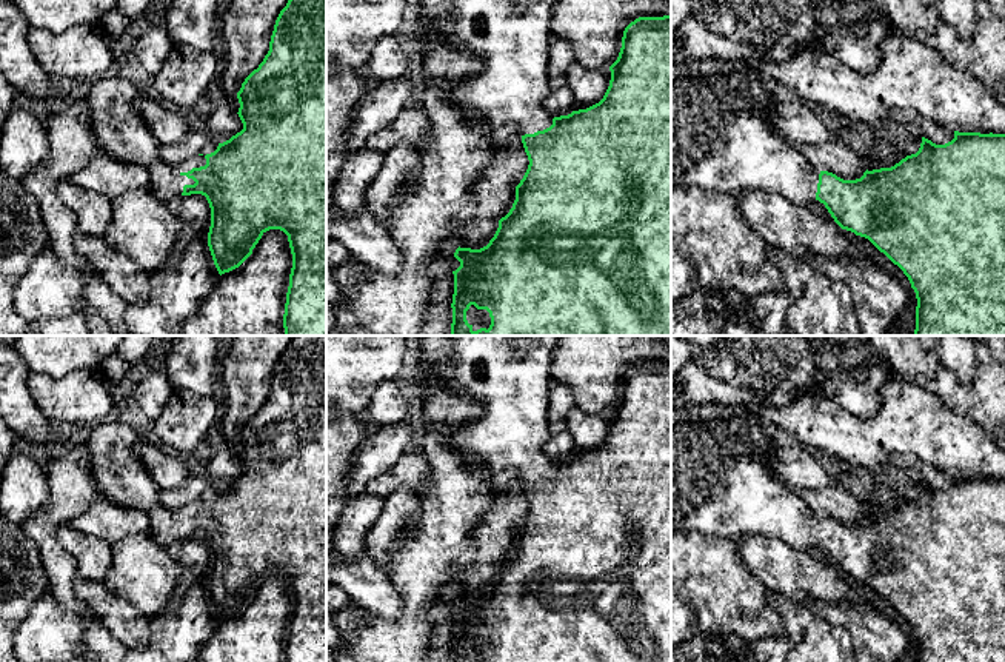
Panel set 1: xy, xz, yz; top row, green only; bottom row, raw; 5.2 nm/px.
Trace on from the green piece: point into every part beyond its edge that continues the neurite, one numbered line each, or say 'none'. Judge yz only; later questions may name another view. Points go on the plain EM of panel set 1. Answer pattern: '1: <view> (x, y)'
1: yz (721, 485)

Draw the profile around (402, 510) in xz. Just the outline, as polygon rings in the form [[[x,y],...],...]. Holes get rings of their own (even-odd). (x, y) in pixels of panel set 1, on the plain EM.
[[[406,490],[385,499],[385,507],[366,536],[366,551],[386,571],[394,545],[408,536],[408,528],[420,516],[420,502]]]

